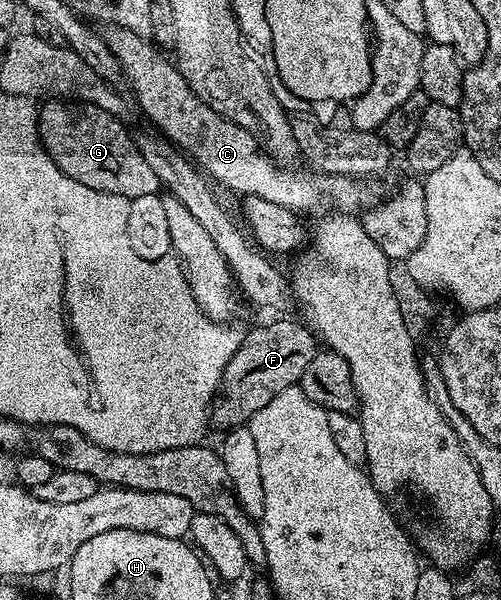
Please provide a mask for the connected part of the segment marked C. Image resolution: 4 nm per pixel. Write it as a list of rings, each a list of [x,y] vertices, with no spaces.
[[[125,29],[114,30],[118,31],[107,34],[105,41],[125,71],[125,82],[134,90],[139,109],[159,127],[157,130],[179,152],[189,156],[211,180],[214,178],[228,190],[240,191],[243,196],[264,197],[264,201],[272,201],[272,205],[284,205],[284,209],[295,213],[321,212],[323,209],[358,213],[367,206],[366,191],[358,184],[361,182],[357,178],[325,173],[314,176],[306,171],[285,171],[284,168],[277,167],[265,155],[267,152],[260,146],[254,132],[246,131],[211,109],[190,88],[188,81],[184,81],[177,66],[171,60],[169,63],[164,56],[158,55],[162,54],[159,48],[145,34]]]

